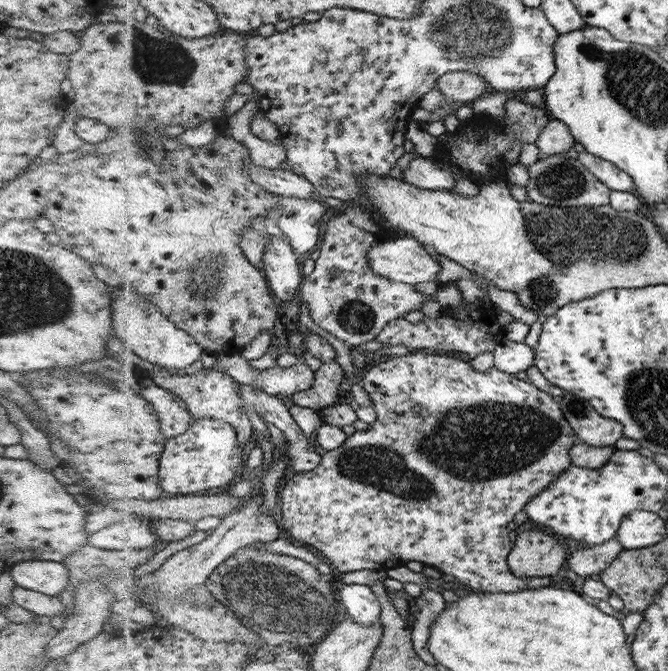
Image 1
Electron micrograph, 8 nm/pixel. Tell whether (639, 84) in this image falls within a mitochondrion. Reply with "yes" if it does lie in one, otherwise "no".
yes

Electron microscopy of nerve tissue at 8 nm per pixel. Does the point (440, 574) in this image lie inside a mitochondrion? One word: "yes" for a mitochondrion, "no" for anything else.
no

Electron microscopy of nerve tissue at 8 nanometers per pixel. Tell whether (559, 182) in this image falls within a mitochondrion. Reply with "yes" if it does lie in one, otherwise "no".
yes

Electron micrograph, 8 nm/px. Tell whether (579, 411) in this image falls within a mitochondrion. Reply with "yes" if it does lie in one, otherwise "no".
yes

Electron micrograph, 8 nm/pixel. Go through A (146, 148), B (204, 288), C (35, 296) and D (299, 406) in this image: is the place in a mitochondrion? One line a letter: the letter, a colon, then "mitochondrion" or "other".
A: other
B: mitochondrion
C: mitochondrion
D: other

